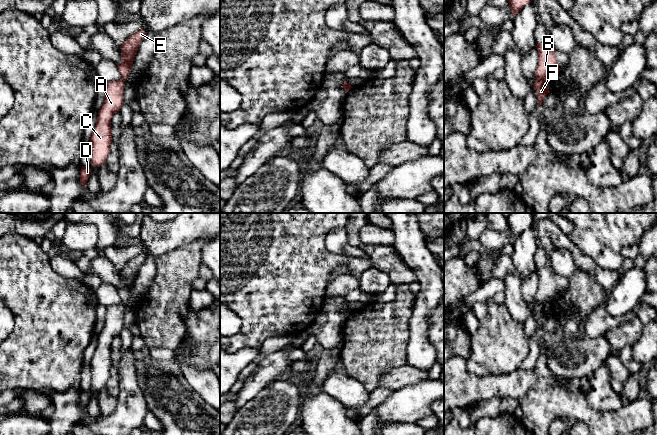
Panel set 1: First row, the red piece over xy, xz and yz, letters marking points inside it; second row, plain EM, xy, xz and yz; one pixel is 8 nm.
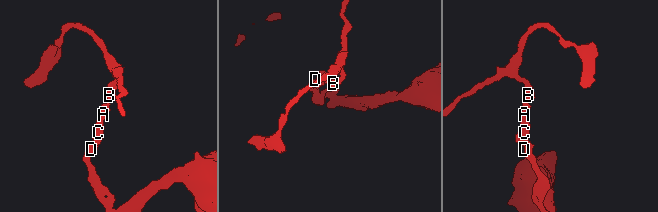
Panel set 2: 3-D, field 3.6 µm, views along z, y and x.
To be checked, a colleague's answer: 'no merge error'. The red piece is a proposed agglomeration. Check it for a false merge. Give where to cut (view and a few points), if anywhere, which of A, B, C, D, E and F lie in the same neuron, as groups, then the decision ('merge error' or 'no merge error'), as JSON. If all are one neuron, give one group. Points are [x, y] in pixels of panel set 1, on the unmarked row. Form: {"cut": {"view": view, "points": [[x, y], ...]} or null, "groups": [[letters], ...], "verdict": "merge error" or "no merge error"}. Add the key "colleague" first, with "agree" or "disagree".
{"colleague": "disagree", "cut": {"view": "yz", "points": [[536, 302], [545, 305]]}, "groups": [["A", "C", "D", "F"], ["B", "E"]], "verdict": "merge error"}

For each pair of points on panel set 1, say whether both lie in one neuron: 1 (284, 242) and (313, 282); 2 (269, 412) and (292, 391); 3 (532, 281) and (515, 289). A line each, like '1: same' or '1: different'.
1: same
2: same
3: different

